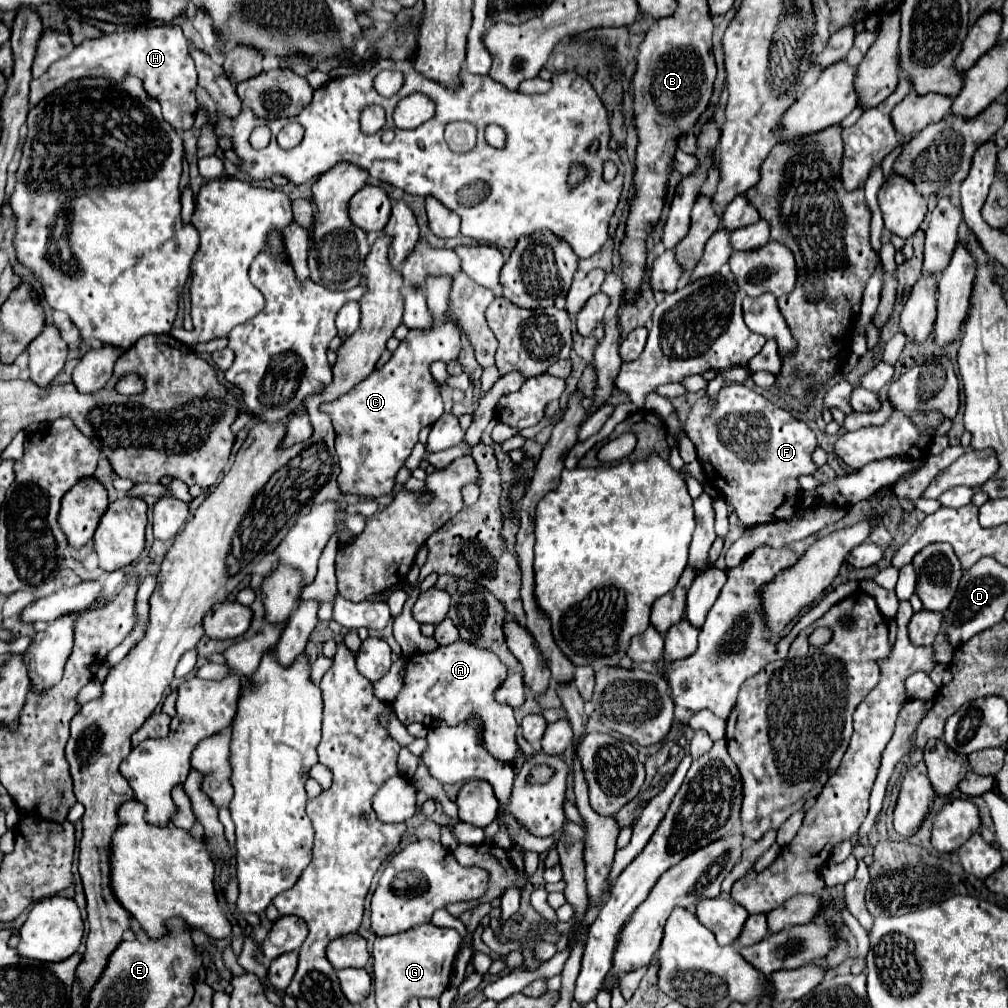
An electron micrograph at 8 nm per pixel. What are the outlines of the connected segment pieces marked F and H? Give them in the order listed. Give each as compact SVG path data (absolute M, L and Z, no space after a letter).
M743 385L723 387L715 399L707 395L697 399L689 411L685 433L697 449L697 459L703 467L705 481L723 495L727 505L735 507L739 521L747 527L753 523L771 523L791 517L801 501L799 477L813 475L817 471L817 465L813 463L813 451L817 447L815 433L789 411L775 407L763 395Z
M153 27L135 33L111 33L99 39L83 41L75 51L47 69L47 75L31 81L29 103L37 105L45 95L53 93L61 85L69 81L77 81L83 77L99 77L111 81L123 81L125 77L139 77L143 81L143 89L147 97L157 101L163 107L163 119L171 123L171 127L179 133L187 131L193 125L197 111L197 71L193 65L193 57L189 53L189 45L179 27Z

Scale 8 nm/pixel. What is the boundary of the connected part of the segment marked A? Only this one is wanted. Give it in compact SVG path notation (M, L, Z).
M457 641L447 647L437 647L435 651L411 655L407 659L405 689L395 699L393 711L403 725L419 721L431 729L459 725L463 719L467 719L467 715L477 713L483 721L483 741L487 743L491 755L495 755L499 761L513 763L525 757L515 743L519 725L513 717L513 709L499 705L493 697L495 689L505 681L505 677L507 665L503 665L493 651L487 651L477 643Z

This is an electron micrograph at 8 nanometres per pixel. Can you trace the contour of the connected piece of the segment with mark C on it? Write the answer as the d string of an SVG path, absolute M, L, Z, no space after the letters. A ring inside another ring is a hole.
M451 277L447 279L431 279L427 283L427 305L431 307L431 315L435 315L435 327L427 331L427 335L419 335L417 331L409 331L407 339L395 349L391 359L373 375L369 375L365 381L361 381L357 387L353 387L349 393L341 395L337 401L323 405L323 409L331 415L333 419L333 429L335 429L335 449L339 457L339 491L343 495L357 495L357 497L383 497L389 495L395 487L395 475L397 471L405 465L407 457L411 455L419 431L435 423L444 413L443 401L439 391L435 391L433 375L429 371L431 363L435 359L457 359L461 347L459 347L459 331L451 327L451 323L441 323L443 321L443 311L447 311L447 291L451 289Z

